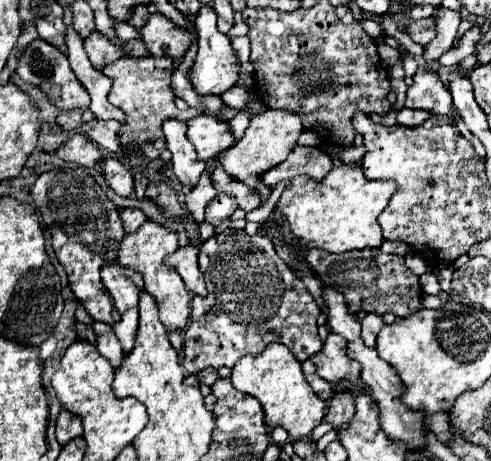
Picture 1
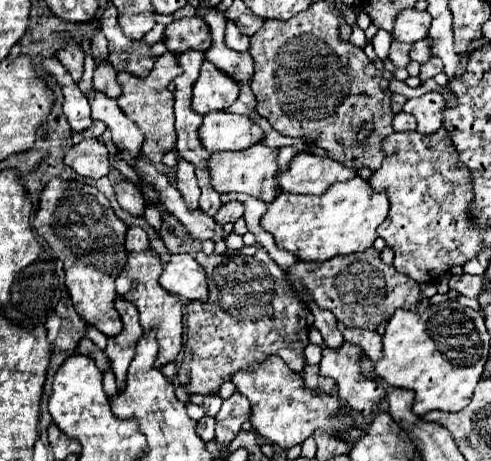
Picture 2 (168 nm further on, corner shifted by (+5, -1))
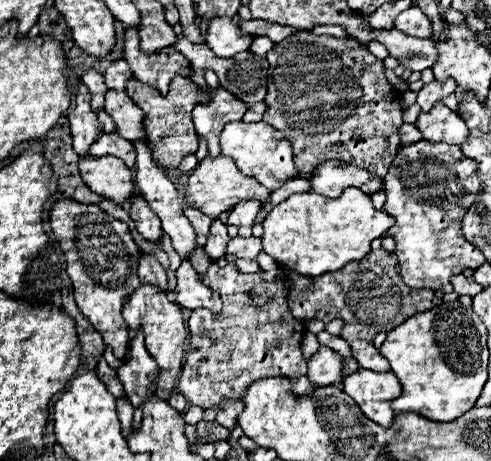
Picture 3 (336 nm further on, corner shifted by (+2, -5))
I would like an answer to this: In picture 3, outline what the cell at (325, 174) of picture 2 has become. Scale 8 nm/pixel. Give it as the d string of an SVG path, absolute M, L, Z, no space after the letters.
M328 160L326 164L322 164L310 178L310 184L312 192L322 194L326 198L338 198L344 188L350 186L360 188L364 194L374 194L382 190L382 178L342 160Z

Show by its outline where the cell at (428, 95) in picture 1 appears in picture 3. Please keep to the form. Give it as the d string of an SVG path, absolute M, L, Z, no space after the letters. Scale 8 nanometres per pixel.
M436 104L428 114L422 112L416 128L428 142L446 142L460 146L468 138L468 126L464 120L444 104Z

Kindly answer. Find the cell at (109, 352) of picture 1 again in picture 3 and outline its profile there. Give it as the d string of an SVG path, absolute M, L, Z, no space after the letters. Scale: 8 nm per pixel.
M118 398L116 404L118 404L118 416L120 416L120 422L122 422L124 438L128 438L128 434L132 432L132 418L134 418L132 404L128 400L122 400L122 398Z

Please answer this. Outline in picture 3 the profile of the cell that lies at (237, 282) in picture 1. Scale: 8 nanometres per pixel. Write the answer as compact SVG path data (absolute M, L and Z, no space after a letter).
M210 264L204 284L220 294L224 308L218 314L208 310L192 312L188 328L206 330L192 330L190 334L190 350L180 374L178 392L184 394L190 404L210 408L226 398L240 398L246 388L260 378L284 376L292 382L292 392L296 396L312 394L316 386L306 378L306 360L300 348L306 328L292 316L286 304L282 278L268 284L262 278L262 270L256 274L242 274L234 264L226 268Z

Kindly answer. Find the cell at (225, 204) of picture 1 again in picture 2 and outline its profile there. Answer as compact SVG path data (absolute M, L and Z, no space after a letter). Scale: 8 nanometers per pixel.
M227 202L227 204L221 204L219 212L213 218L217 224L225 224L225 222L235 222L241 216L243 216L243 206L239 202Z

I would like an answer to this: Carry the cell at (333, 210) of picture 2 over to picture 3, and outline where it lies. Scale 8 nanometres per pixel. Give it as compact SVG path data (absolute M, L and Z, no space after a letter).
M346 188L340 198L332 200L326 196L320 196L316 192L308 194L292 194L282 204L274 206L272 212L264 220L264 236L262 244L268 256L274 258L276 264L282 264L290 274L300 276L320 276L324 272L334 272L344 268L348 262L358 262L370 252L370 242L374 238L382 238L390 226L394 226L394 218L386 212L380 212L372 206L370 196L366 196L358 188Z

